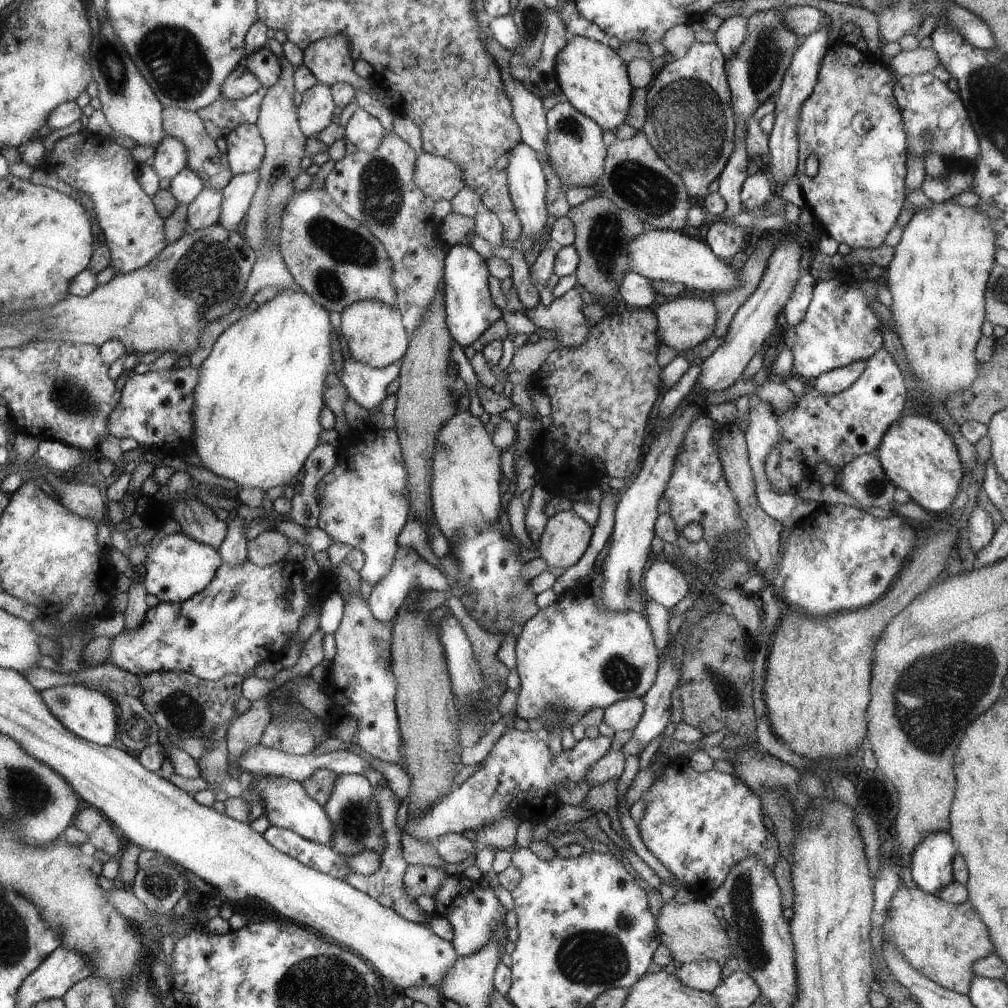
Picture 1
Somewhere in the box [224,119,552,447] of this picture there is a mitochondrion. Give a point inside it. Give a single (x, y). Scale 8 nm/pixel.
(340, 245)

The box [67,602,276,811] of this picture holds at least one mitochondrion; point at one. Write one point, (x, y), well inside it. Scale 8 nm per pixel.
(183, 712)

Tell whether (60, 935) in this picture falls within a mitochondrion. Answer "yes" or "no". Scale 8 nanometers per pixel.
no

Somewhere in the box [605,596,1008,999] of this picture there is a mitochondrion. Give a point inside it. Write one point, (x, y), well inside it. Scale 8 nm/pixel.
(933, 697)

